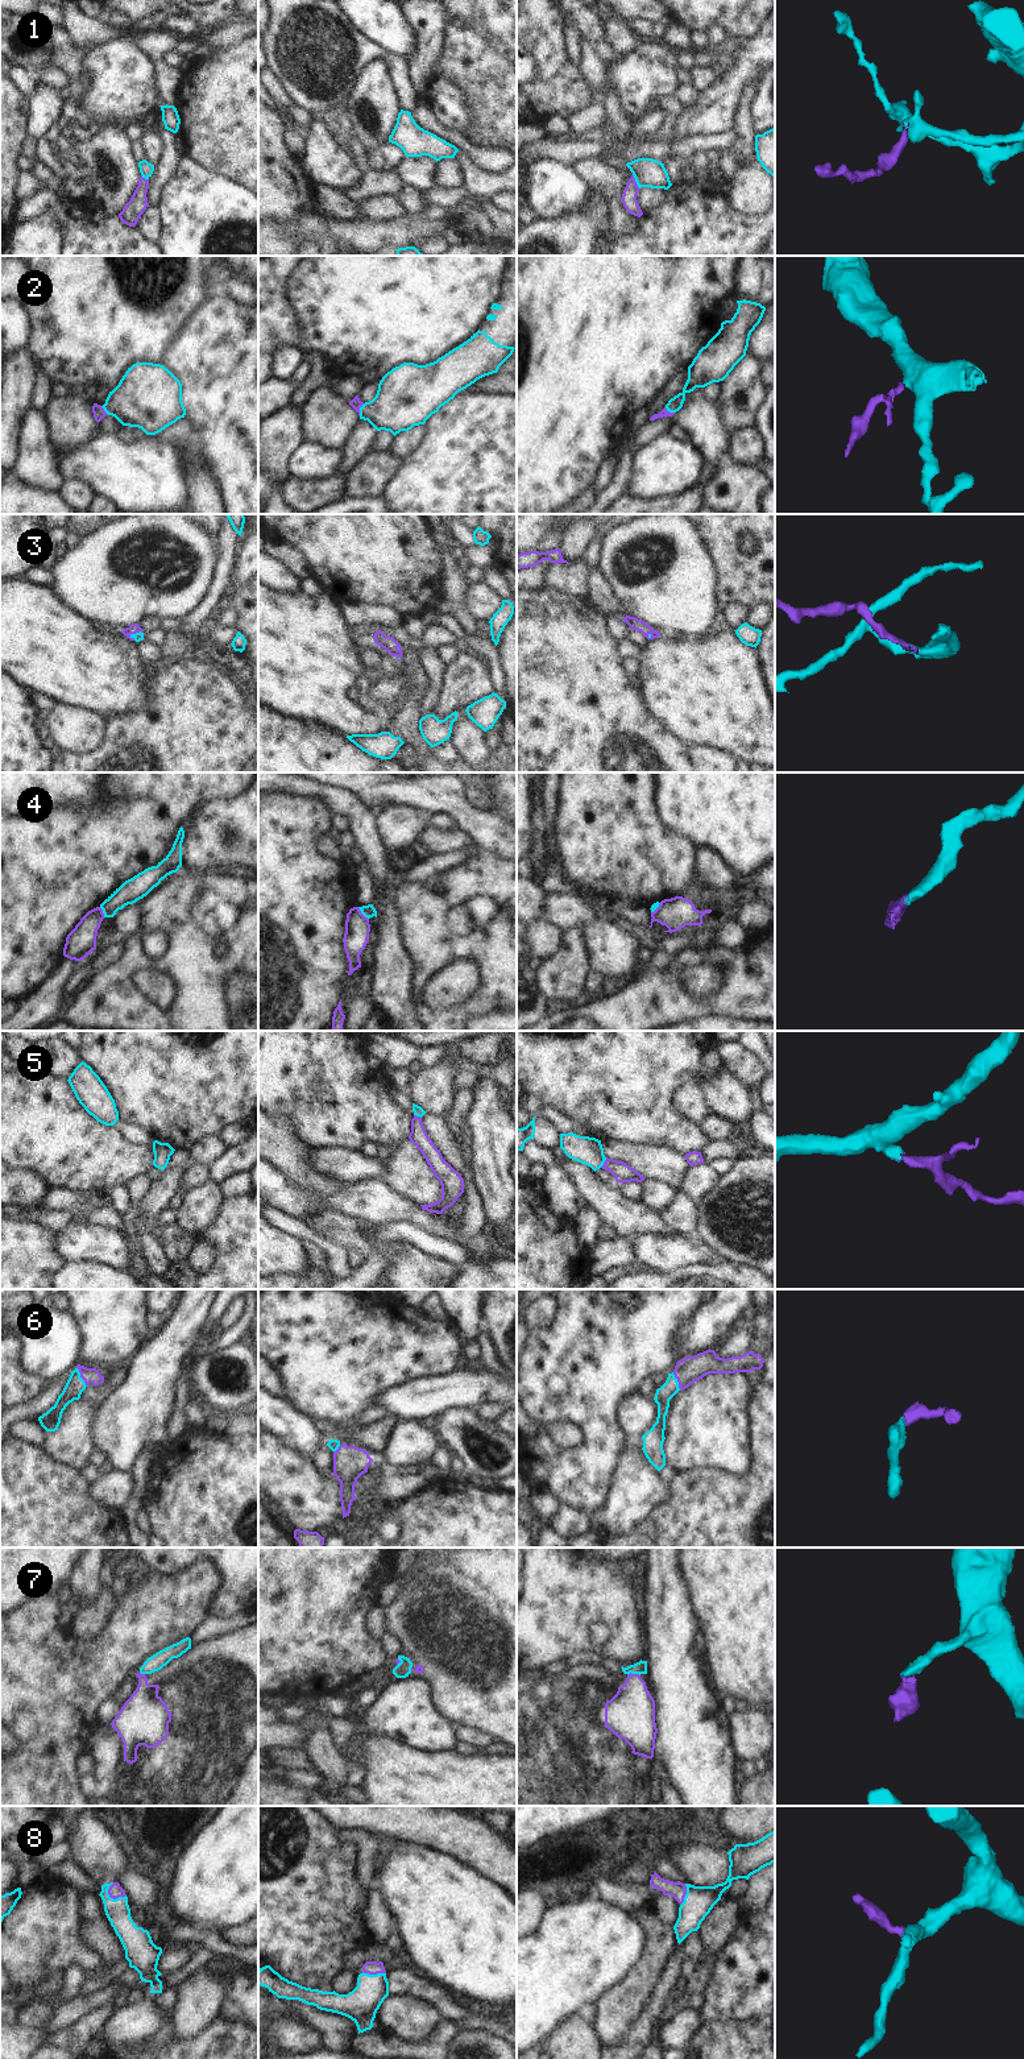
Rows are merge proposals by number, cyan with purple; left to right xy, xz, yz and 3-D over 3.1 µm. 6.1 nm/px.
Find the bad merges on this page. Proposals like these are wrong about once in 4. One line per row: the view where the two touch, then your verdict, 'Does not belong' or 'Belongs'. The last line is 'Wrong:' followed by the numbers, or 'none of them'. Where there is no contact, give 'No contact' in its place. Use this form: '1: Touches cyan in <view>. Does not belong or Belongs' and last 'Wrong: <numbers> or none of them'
1: Touches cyan in yz. Belongs
2: Touches cyan in xz. Belongs
3: Touches cyan in xy. Belongs
4: Touches cyan in xz. Does not belong
5: Touches cyan in yz. Belongs
6: Touches cyan in xy. Belongs
7: Touches cyan in yz. Does not belong
8: Touches cyan in xy. Belongs
Wrong: 4, 7.

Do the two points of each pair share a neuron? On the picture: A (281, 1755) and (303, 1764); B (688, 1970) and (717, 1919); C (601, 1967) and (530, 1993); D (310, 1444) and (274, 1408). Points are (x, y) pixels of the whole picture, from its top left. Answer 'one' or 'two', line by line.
A: one
B: two
C: one
D: one

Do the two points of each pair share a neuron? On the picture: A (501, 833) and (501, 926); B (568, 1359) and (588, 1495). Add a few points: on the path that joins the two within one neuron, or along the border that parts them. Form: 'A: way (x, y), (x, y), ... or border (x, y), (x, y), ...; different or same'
A: border (483, 850), (493, 850), (502, 857); different
B: way (589, 1393), (592, 1400), (592, 1461); same

